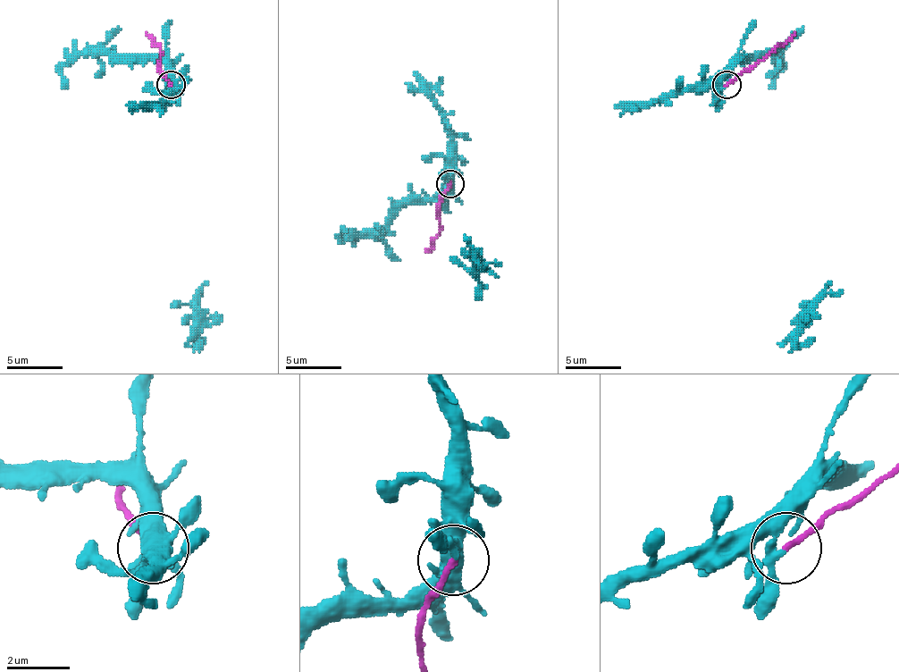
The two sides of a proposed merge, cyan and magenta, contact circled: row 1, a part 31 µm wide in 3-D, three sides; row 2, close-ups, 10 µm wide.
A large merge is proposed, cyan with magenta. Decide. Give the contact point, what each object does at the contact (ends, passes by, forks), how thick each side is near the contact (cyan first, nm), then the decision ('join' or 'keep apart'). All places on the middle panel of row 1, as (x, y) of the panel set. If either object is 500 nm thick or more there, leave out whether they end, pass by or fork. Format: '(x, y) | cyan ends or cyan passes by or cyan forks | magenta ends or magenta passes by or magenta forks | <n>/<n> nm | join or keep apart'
(449, 183) | cyan passes by | magenta ends | 240/170 nm | keep apart

